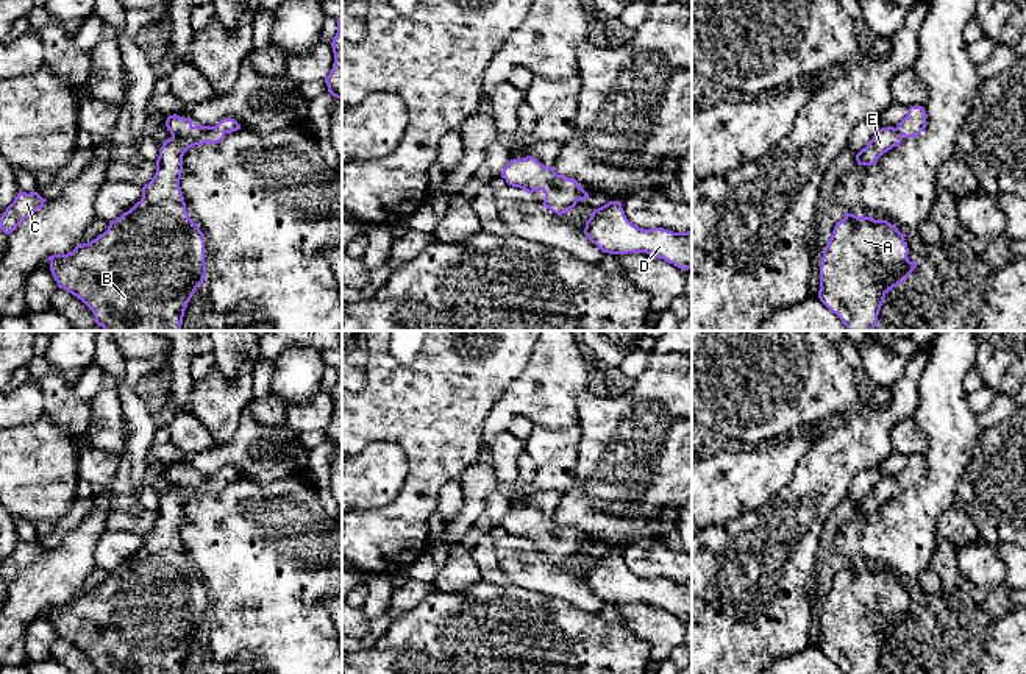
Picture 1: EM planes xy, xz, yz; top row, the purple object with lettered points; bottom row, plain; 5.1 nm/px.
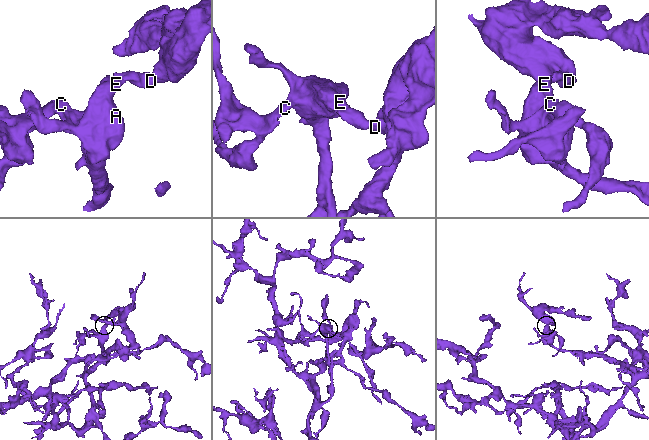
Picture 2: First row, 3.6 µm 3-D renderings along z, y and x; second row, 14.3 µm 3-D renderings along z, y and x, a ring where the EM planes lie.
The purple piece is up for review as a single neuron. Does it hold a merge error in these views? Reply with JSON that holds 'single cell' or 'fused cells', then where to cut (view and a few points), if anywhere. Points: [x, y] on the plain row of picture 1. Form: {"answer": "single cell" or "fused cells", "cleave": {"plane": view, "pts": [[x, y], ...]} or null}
{"answer": "single cell", "cleave": null}

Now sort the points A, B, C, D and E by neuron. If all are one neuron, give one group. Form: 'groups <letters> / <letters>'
groups A B C D E

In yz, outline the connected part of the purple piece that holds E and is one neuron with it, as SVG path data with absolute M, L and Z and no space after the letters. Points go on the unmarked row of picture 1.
M910 456L906 466L898 473L896 477L881 477L873 488L856 504L859 515L873 515L878 509L900 495L901 487L915 487L926 477L926 460L923 456Z

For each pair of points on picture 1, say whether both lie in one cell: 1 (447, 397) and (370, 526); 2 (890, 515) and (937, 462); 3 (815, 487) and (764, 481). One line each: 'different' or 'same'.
1: same
2: same
3: different

